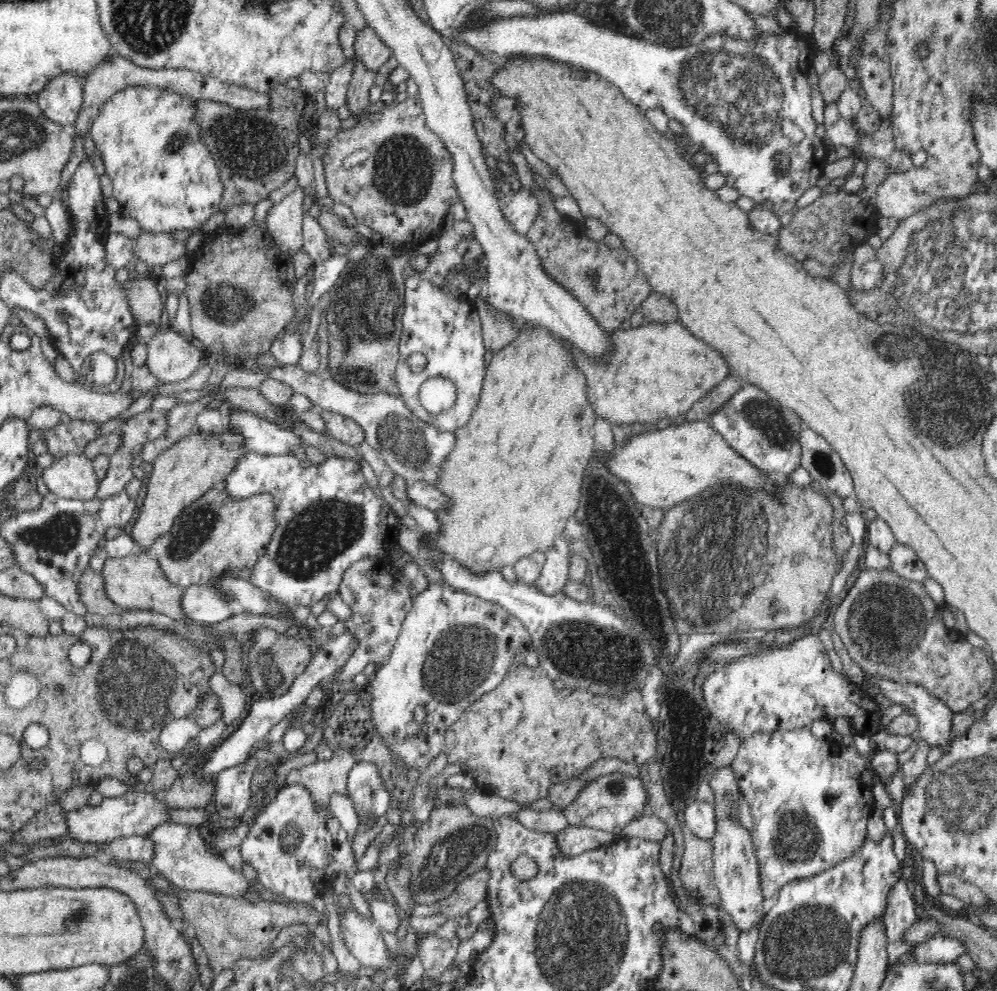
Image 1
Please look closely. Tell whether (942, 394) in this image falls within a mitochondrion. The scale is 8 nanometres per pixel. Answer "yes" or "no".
yes

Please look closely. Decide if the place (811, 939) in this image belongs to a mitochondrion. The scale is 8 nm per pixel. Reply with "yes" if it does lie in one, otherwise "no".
yes

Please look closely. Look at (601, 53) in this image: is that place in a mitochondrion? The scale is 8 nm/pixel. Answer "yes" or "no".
no

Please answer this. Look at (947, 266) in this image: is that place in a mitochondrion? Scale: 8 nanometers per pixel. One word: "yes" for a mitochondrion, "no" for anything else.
yes

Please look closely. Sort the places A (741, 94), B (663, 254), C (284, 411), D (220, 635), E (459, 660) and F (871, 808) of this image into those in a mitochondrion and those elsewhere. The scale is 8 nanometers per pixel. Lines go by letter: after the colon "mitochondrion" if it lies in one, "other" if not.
A: mitochondrion
B: other
C: other
D: other
E: mitochondrion
F: other

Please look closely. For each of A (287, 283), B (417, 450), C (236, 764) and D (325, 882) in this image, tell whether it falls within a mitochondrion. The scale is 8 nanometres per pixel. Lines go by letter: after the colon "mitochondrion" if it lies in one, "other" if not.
A: other
B: mitochondrion
C: other
D: other

